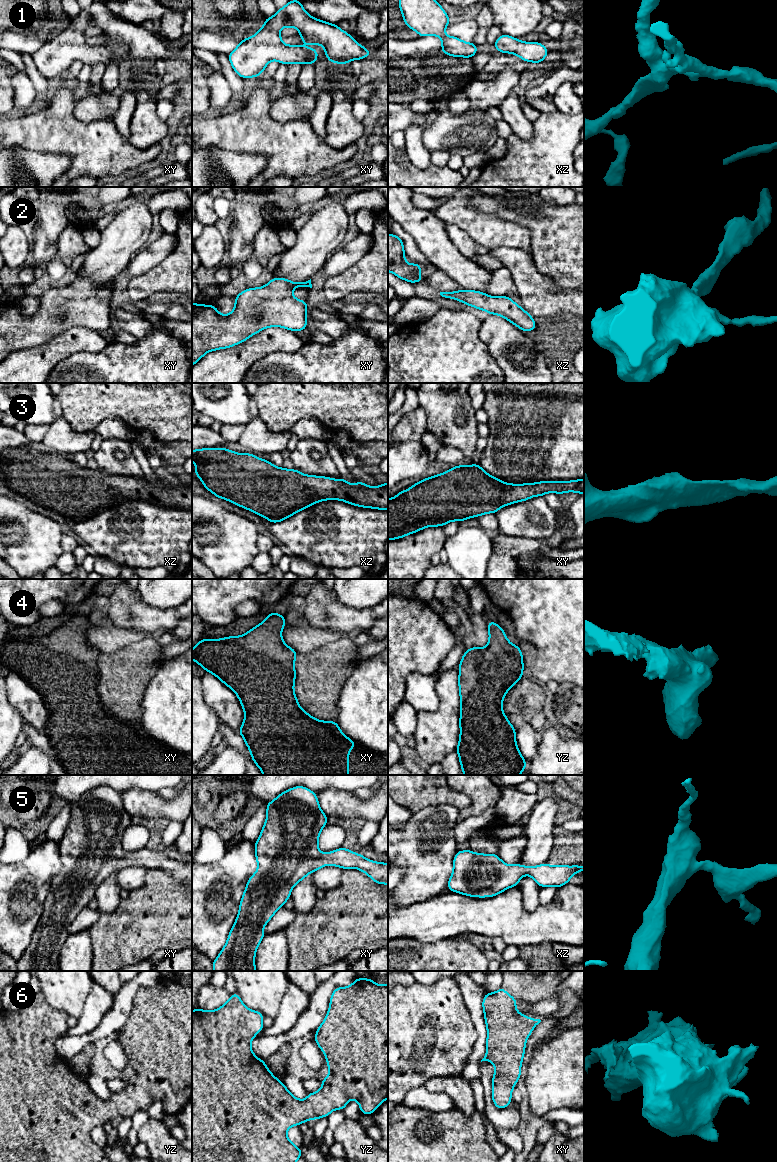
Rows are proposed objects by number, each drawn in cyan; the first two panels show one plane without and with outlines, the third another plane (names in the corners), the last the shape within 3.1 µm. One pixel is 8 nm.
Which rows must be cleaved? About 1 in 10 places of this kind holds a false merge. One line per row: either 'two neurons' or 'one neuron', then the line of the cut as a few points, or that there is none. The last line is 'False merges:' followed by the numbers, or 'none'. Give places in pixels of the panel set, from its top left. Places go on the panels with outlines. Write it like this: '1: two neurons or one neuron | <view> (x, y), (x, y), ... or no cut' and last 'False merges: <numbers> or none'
1: one neuron | no cut
2: one neuron | no cut
3: one neuron | no cut
4: one neuron | no cut
5: one neuron | no cut
6: one neuron | no cut
False merges: none

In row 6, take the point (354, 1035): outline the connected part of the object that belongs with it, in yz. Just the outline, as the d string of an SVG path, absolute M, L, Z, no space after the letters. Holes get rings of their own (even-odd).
M356 978L351 986L349 987L337 987L333 991L331 998L330 998L330 1006L328 1009L328 1013L326 1018L324 1019L323 1023L318 1027L316 1030L315 1035L315 1042L320 1047L322 1052L324 1053L327 1061L328 1068L330 1073L327 1075L325 1079L322 1079L322 1088L315 1092L315 1093L308 1093L308 1096L305 1100L299 1100L294 1097L286 1088L284 1083L279 1081L267 1068L265 1061L257 1058L252 1049L251 1049L251 1041L252 1039L264 1028L263 1025L263 1018L264 1015L261 1012L254 1011L248 1009L241 1001L238 993L231 994L229 1000L221 1007L214 1011L204 1011L200 1008L196 1008L192 1011L192 1162L297 1162L300 1156L303 1154L302 1150L296 1147L287 1137L286 1132L291 1126L300 1125L310 1119L319 1119L322 1117L328 1117L328 1115L335 1109L343 1110L347 1106L349 1099L355 1099L359 1106L360 1111L362 1114L371 1115L379 1106L380 1104L388 1098L388 984L386 985L378 985L373 982L371 978L363 979L363 978Z

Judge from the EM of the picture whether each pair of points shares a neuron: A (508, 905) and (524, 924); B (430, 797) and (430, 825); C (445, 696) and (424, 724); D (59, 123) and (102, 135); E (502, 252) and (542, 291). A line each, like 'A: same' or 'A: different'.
A: same
B: different
C: same
D: same
E: same

